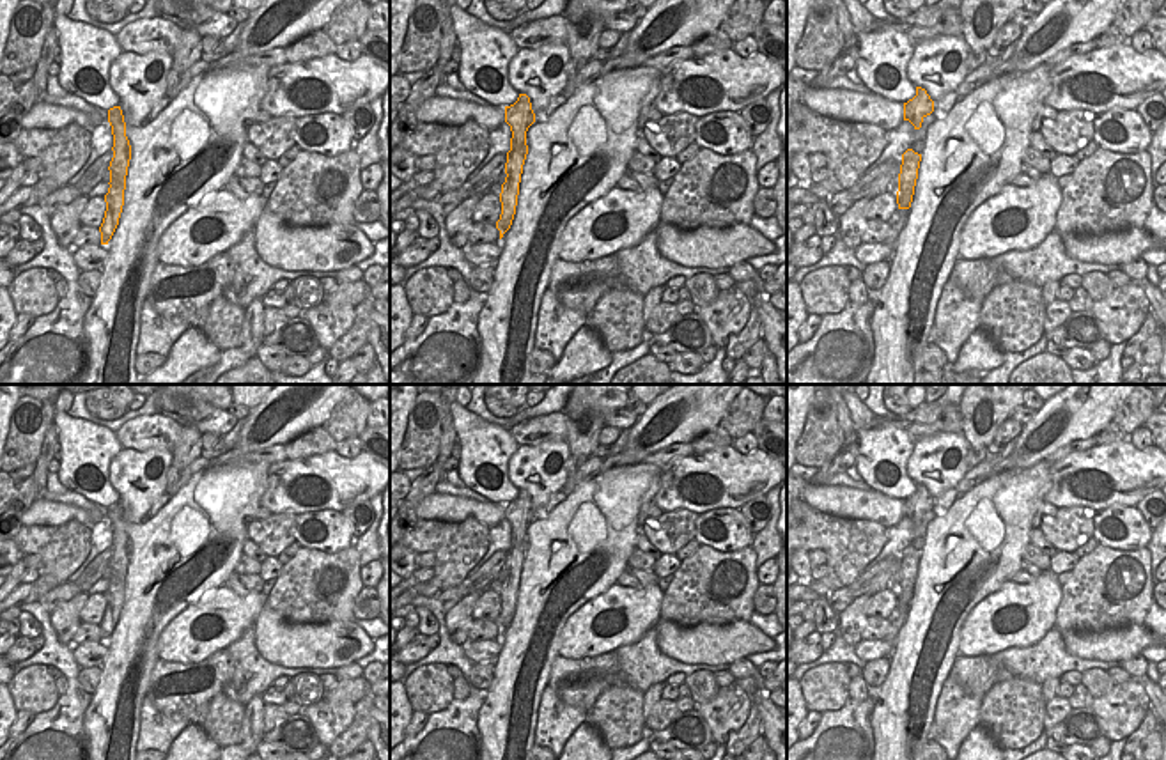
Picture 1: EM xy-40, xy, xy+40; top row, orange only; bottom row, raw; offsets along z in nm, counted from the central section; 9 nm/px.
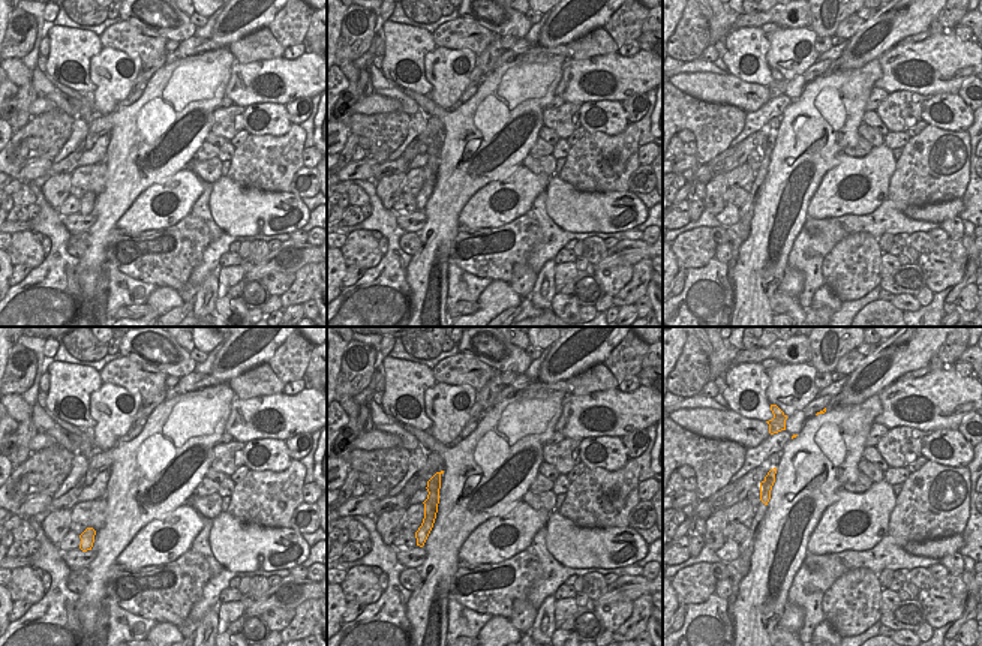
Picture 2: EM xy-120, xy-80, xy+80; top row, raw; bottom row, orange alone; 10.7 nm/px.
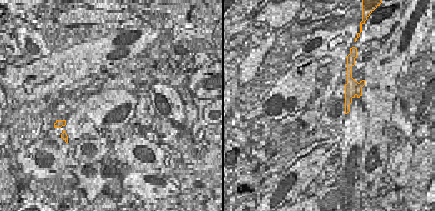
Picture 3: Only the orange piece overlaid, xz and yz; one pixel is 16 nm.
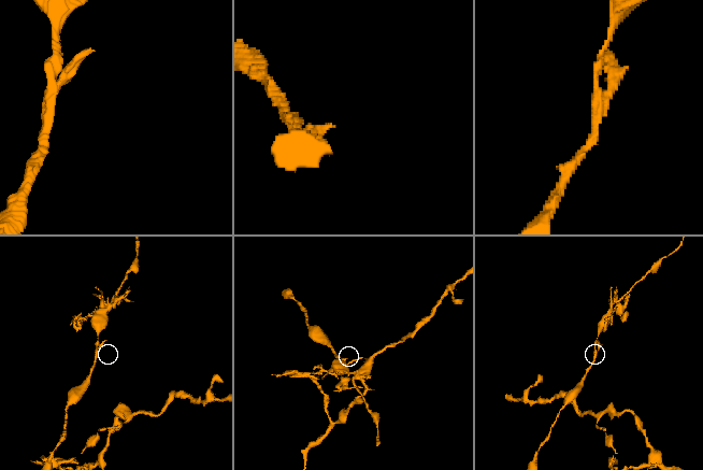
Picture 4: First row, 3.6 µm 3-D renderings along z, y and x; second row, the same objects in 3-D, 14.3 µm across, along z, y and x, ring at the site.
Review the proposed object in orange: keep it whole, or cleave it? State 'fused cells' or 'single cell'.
single cell

